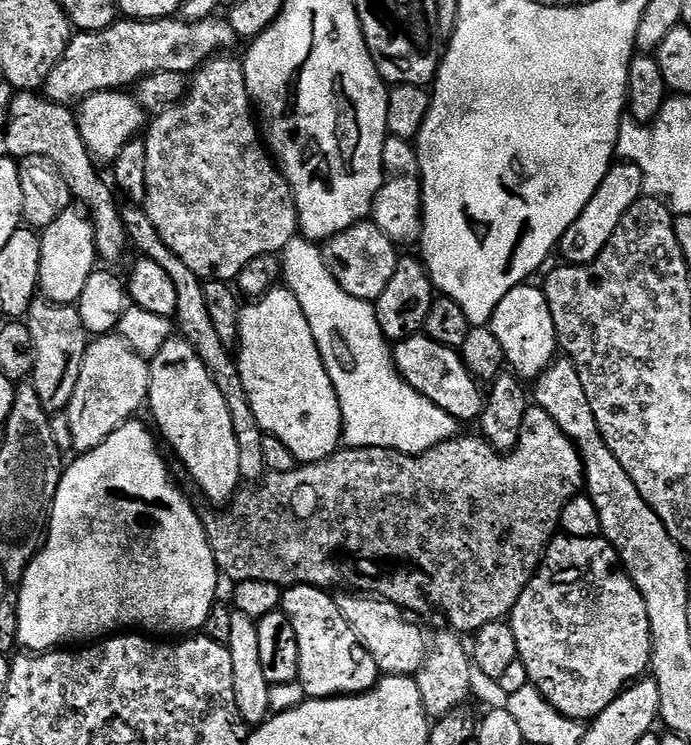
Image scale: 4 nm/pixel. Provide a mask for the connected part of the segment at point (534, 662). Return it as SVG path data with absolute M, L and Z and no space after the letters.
M563 534L553 536L544 550L544 558L541 560L539 568L533 576L529 576L528 585L522 590L522 594L514 606L510 623L514 630L514 642L518 642L518 659L522 662L522 666L526 666L529 685L538 689L542 698L546 702L550 702L550 706L554 706L554 710L558 710L558 714L571 720L581 722L595 720L596 716L602 714L602 710L606 710L606 706L610 706L610 702L614 702L614 698L618 698L629 684L641 679L649 671L652 662L650 618L646 614L646 602L642 598L638 586L634 586L628 573L622 570L620 555L614 550L614 546L600 536L590 538Z

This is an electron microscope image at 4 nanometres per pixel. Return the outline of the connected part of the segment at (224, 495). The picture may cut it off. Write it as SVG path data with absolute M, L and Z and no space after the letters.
M183 338L168 340L158 350L158 354L150 360L150 390L148 391L147 407L152 407L152 416L156 419L155 427L160 427L159 435L168 439L168 444L180 455L186 471L192 475L200 492L212 503L212 506L224 506L231 501L241 487L240 471L238 470L238 442L234 439L234 425L230 423L230 410L226 410L226 398L218 386L214 386L214 378L206 370L202 358Z

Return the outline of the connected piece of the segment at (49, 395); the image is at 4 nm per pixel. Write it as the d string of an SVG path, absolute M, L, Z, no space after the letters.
M38 298L30 306L26 323L36 351L30 382L34 390L38 390L38 398L49 414L63 413L70 398L74 398L74 386L78 386L78 374L82 374L82 358L90 343L90 333L82 322L79 307L52 304L43 298Z

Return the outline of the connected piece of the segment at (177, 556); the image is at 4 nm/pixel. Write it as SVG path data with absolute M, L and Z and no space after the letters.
M139 419L128 420L114 434L106 438L94 450L81 452L75 458L76 461L69 463L64 469L58 494L54 498L52 507L52 517L48 520L48 531L46 539L39 552L30 562L23 580L18 585L18 644L21 649L32 654L41 652L51 652L63 649L65 646L76 646L81 642L96 642L101 638L108 638L113 635L119 624L133 624L133 629L144 634L160 634L156 632L180 632L176 634L196 634L201 631L210 614L213 604L217 603L216 587L222 581L221 573L216 566L216 559L210 550L208 536L204 532L204 521L201 513L196 513L192 509L190 501L184 497L184 492L172 481L172 476L168 473L168 464L160 457L160 448L156 445L157 437L153 429L147 428L144 424L139 424Z

